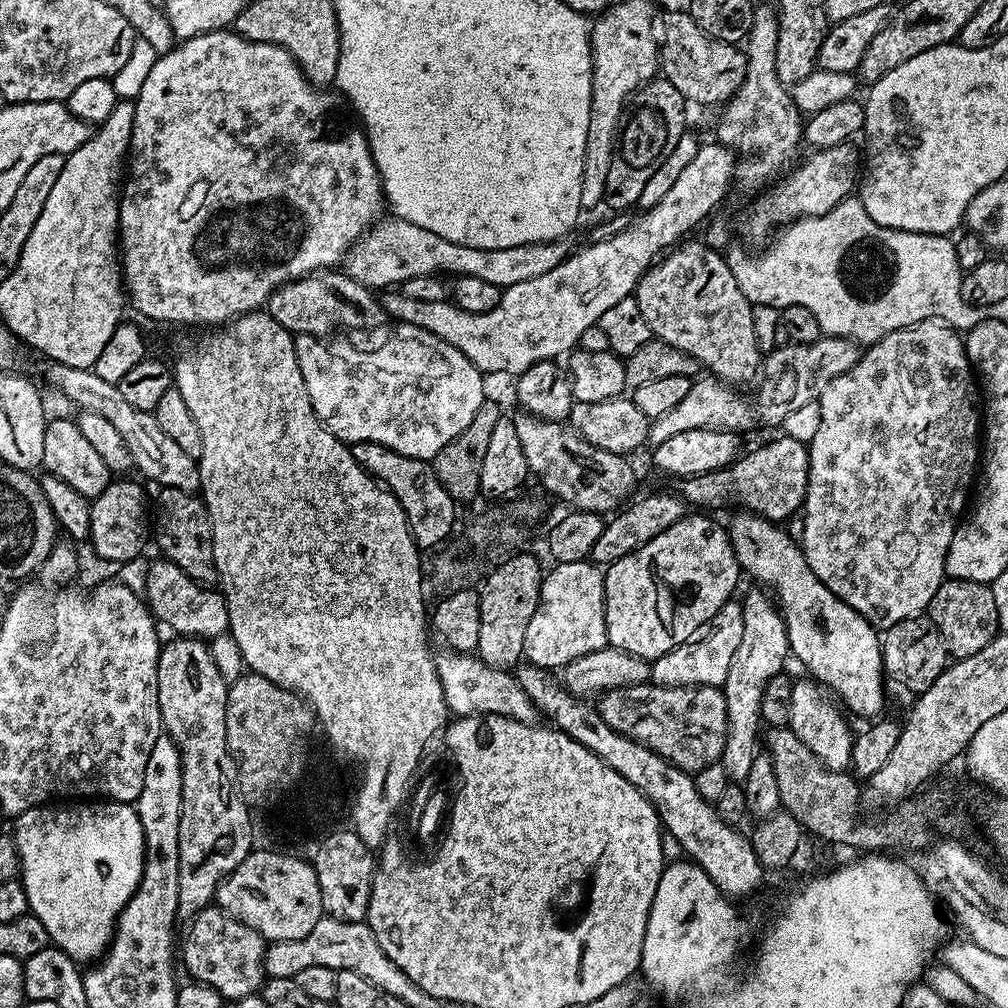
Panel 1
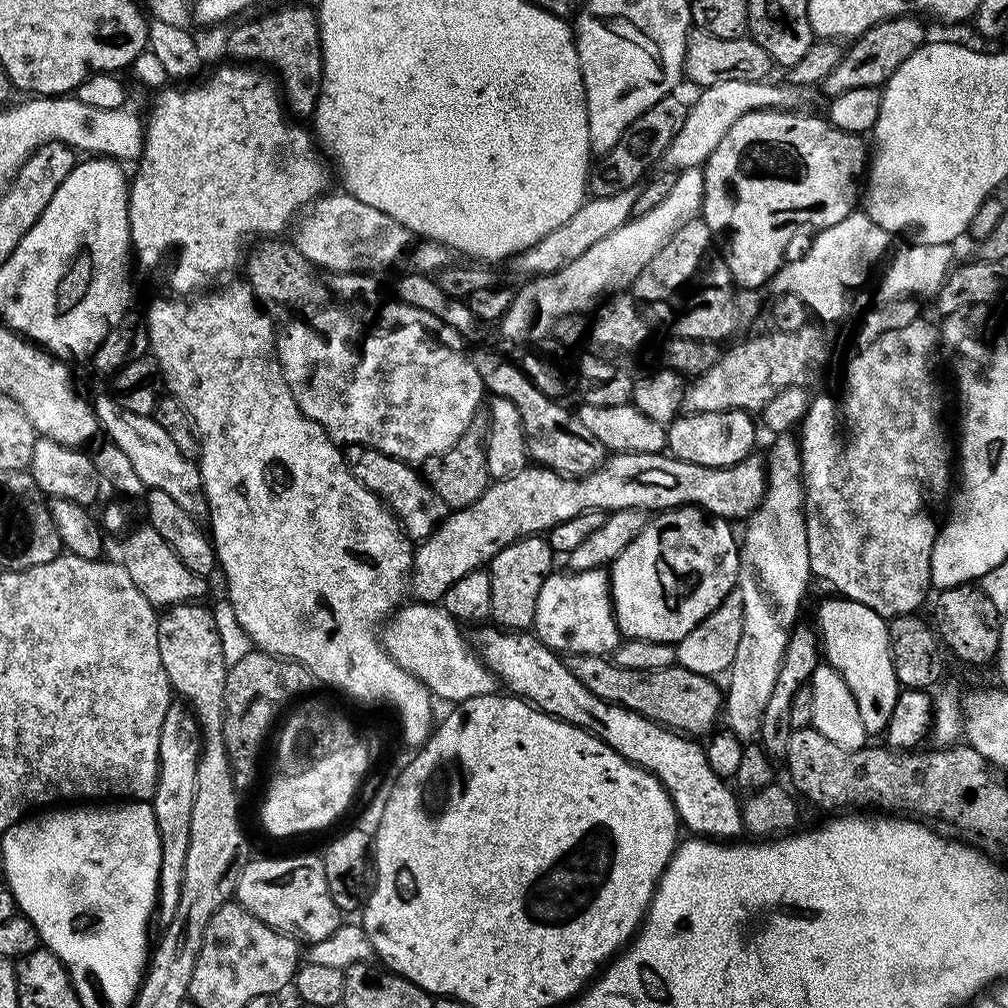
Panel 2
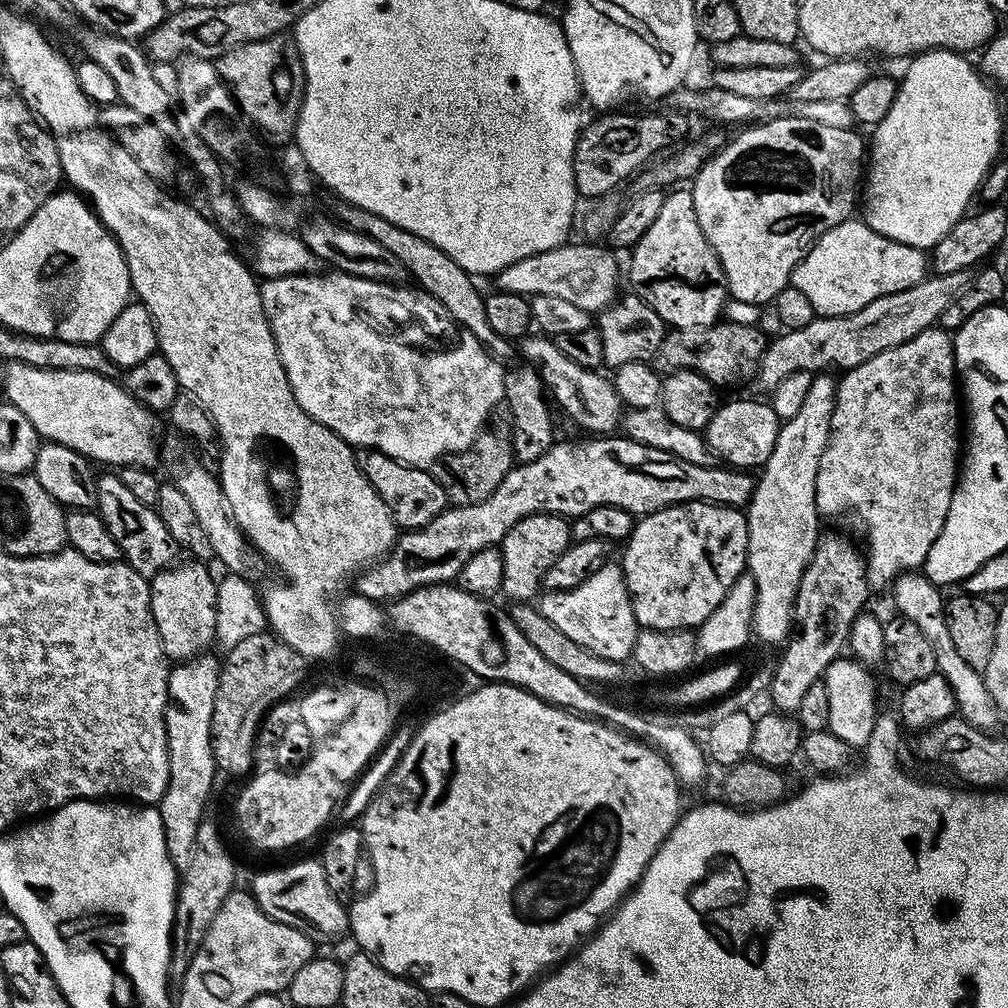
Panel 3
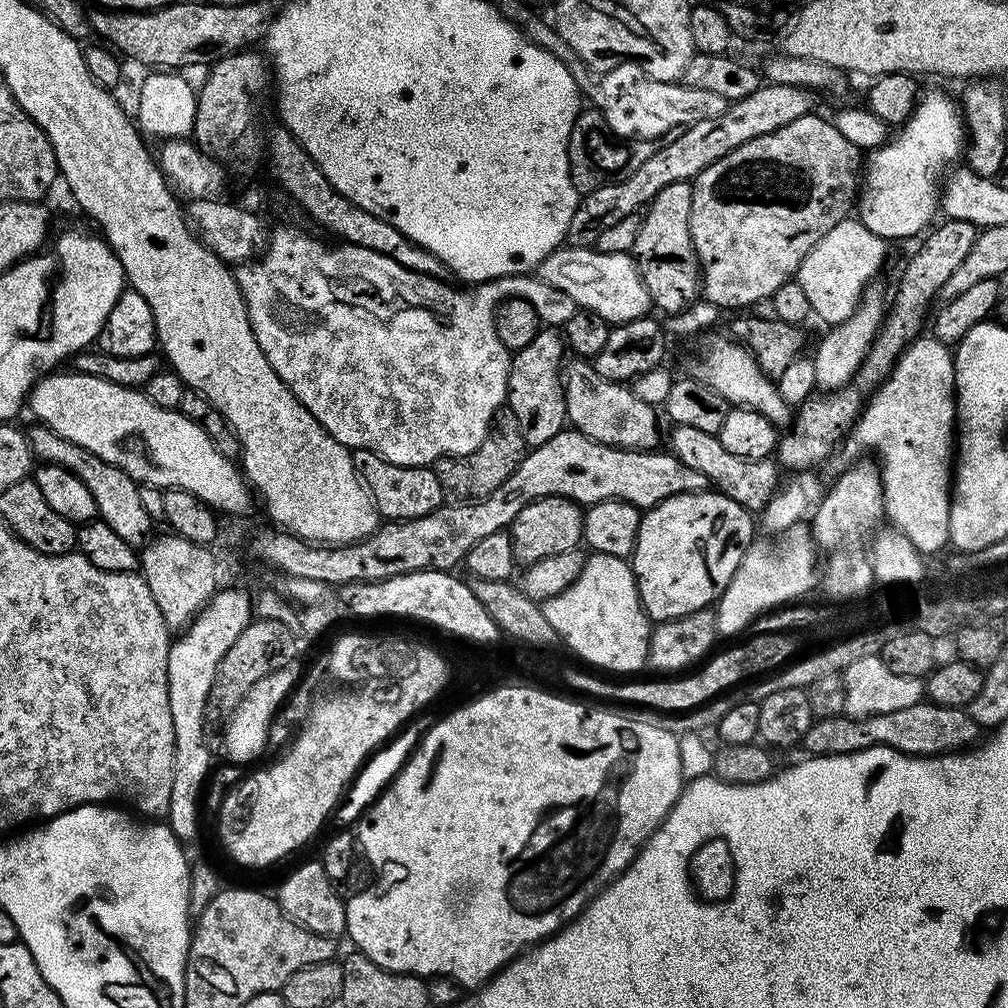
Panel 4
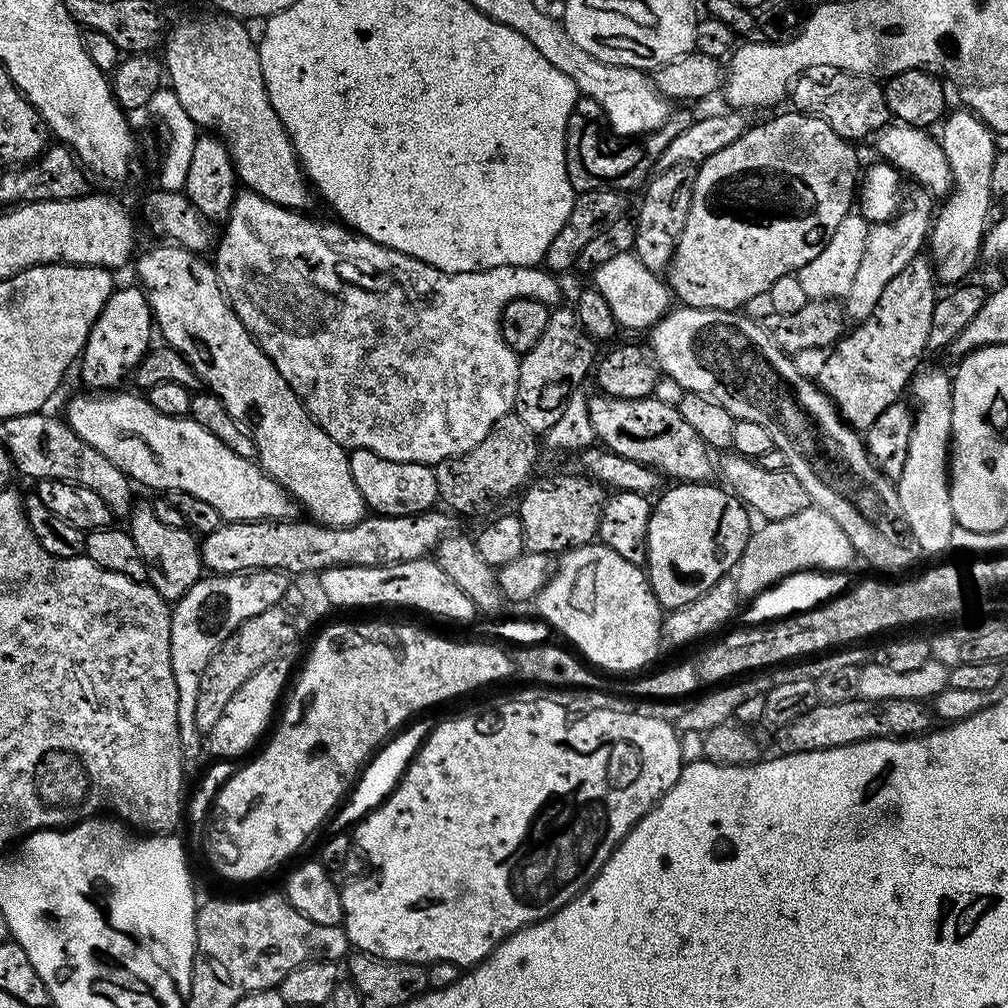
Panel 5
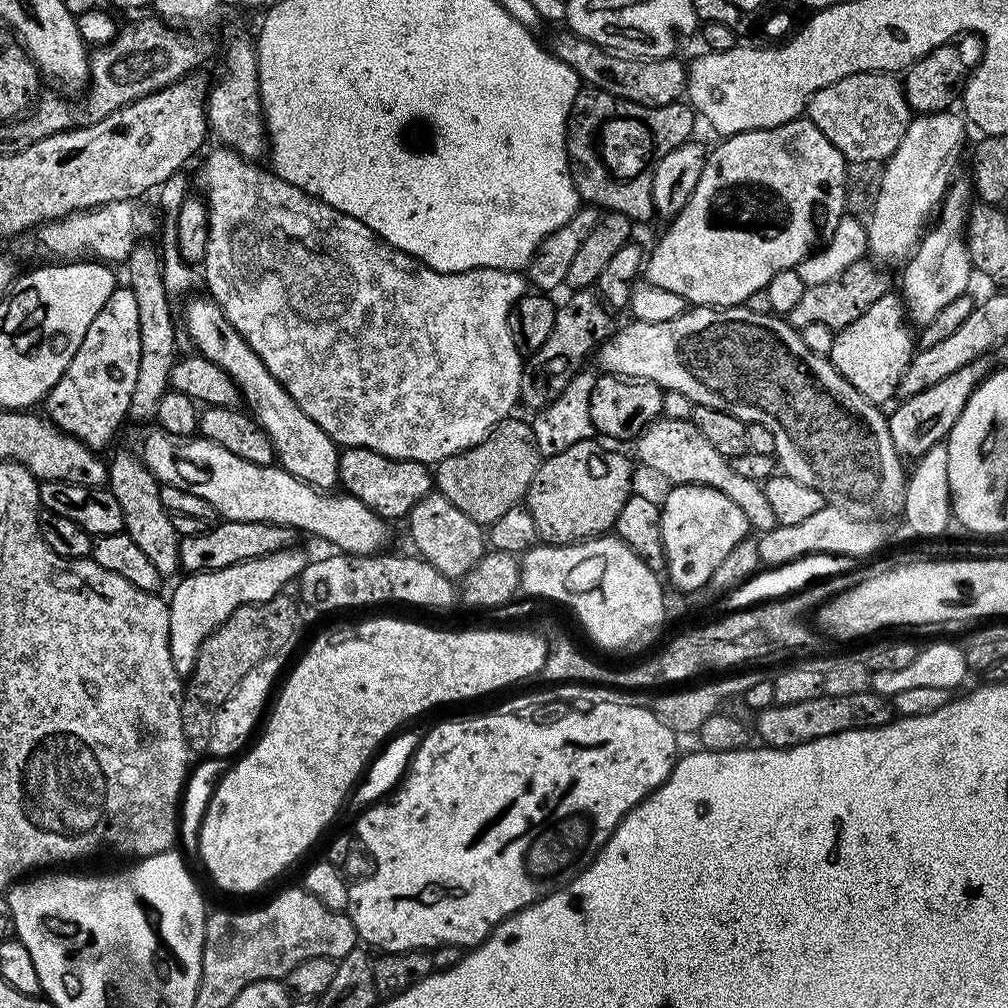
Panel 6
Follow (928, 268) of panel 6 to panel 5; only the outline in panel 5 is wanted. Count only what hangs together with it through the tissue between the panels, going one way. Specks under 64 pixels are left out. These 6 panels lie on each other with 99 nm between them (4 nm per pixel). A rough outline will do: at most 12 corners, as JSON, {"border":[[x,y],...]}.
{"border":[[949,111],[938,132],[952,187],[926,241],[936,279],[978,261],[994,201],[997,137]]}

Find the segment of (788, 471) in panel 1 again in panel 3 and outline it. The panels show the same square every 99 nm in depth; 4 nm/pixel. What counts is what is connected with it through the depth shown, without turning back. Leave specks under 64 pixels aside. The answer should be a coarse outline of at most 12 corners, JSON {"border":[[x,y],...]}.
{"border":[[623,434],[554,442],[477,504],[401,531],[367,600],[452,584],[535,512],[743,509],[754,480]]}

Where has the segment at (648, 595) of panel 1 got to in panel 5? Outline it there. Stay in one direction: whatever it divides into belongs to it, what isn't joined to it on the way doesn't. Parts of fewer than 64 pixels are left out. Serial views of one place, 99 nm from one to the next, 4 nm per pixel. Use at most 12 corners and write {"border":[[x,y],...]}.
{"border":[[713,484],[652,505],[661,609],[695,604],[740,561],[749,509]]}

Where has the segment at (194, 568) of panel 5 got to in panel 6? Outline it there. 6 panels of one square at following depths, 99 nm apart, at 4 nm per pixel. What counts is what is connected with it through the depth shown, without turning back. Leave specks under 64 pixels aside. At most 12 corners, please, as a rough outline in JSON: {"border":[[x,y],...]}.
{"border":[[135,451],[108,464],[124,531],[162,578],[181,571],[162,487]]}

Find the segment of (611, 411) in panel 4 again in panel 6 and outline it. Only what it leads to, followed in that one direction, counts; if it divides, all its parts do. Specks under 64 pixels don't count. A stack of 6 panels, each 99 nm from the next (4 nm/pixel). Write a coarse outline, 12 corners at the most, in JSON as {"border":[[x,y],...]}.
{"border":[[660,417],[637,461],[672,485],[726,494],[763,534],[777,526],[759,481],[733,470],[691,419]]}

